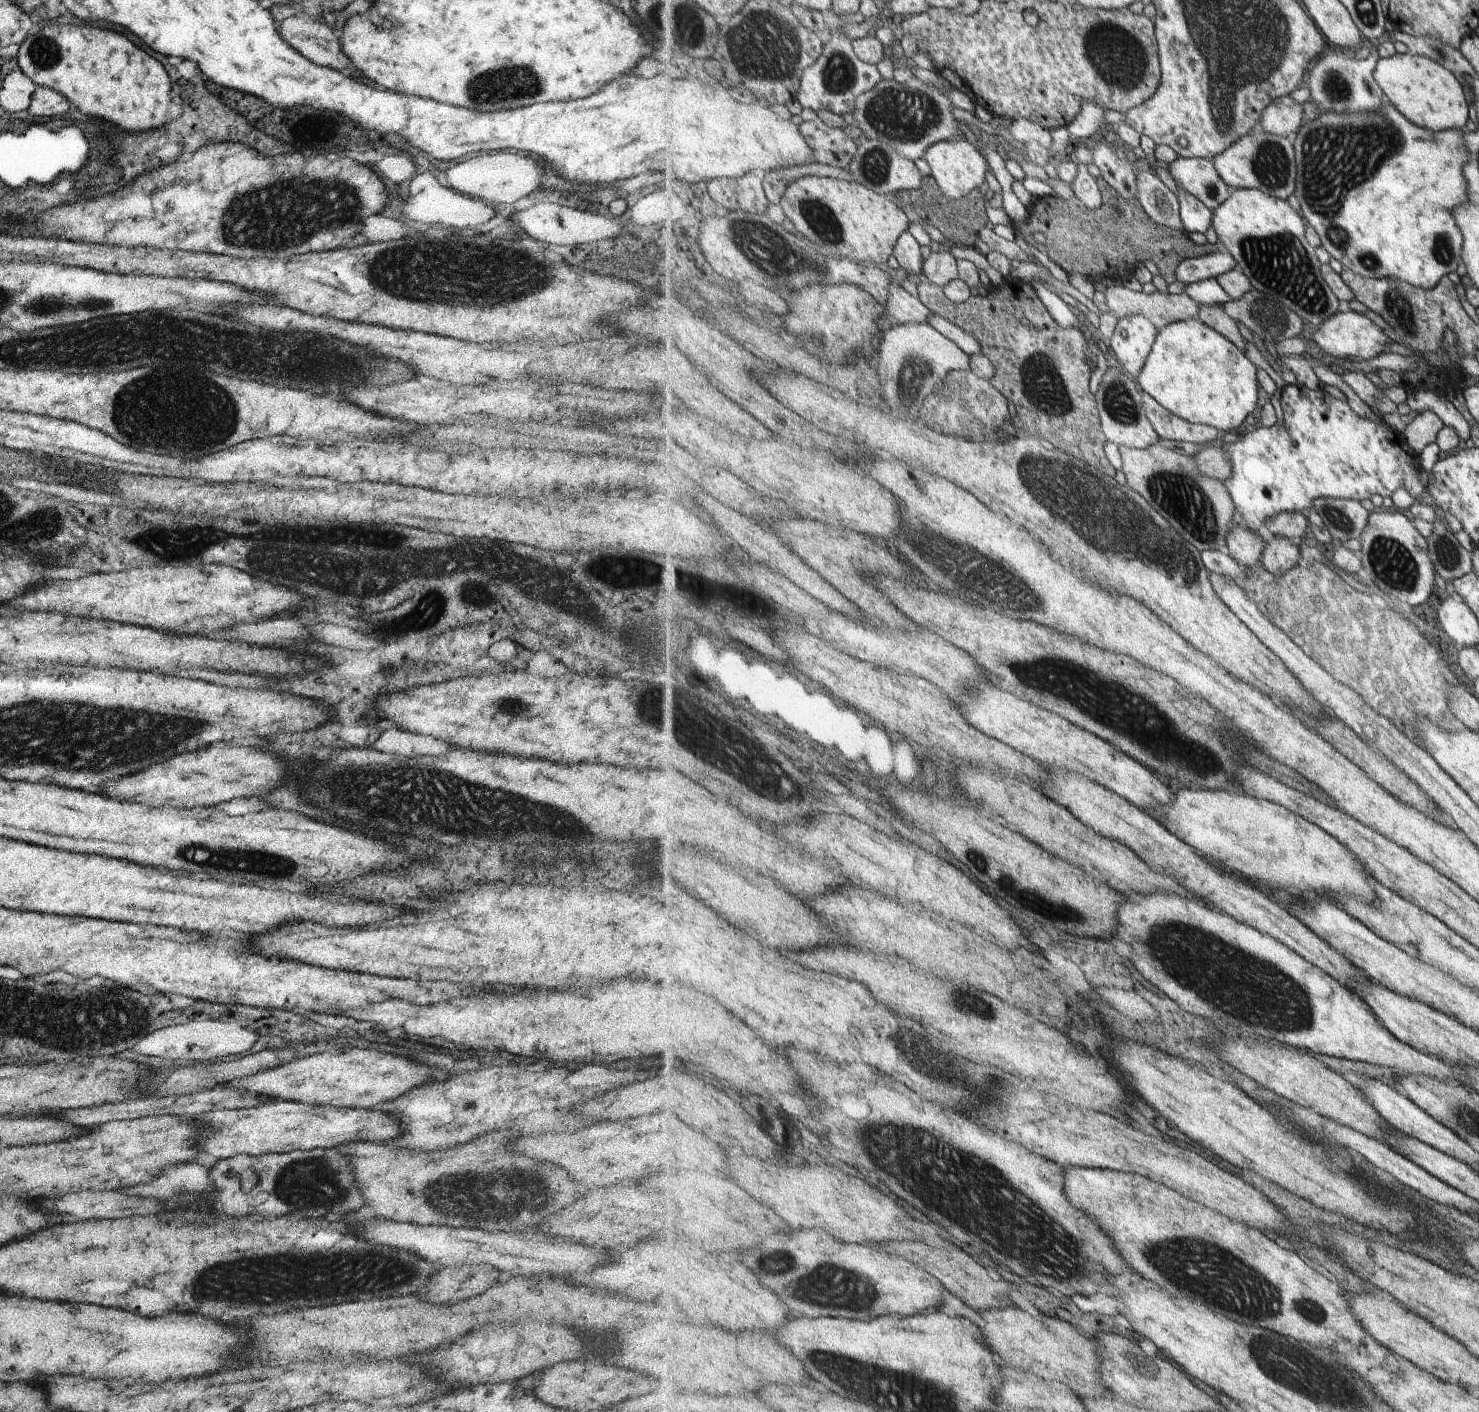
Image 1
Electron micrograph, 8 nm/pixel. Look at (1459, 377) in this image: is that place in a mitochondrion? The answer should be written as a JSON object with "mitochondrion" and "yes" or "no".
{"mitochondrion":"no"}

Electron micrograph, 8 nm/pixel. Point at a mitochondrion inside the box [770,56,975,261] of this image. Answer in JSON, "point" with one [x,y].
{"point":[903,114]}

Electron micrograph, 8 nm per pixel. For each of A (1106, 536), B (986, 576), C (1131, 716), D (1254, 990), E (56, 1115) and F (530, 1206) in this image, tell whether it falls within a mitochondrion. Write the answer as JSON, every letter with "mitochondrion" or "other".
{"A":"mitochondrion","B":"mitochondrion","C":"mitochondrion","D":"mitochondrion","E":"other","F":"mitochondrion"}

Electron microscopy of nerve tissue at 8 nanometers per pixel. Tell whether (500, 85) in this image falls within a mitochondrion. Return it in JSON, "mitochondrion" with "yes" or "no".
{"mitochondrion":"yes"}

